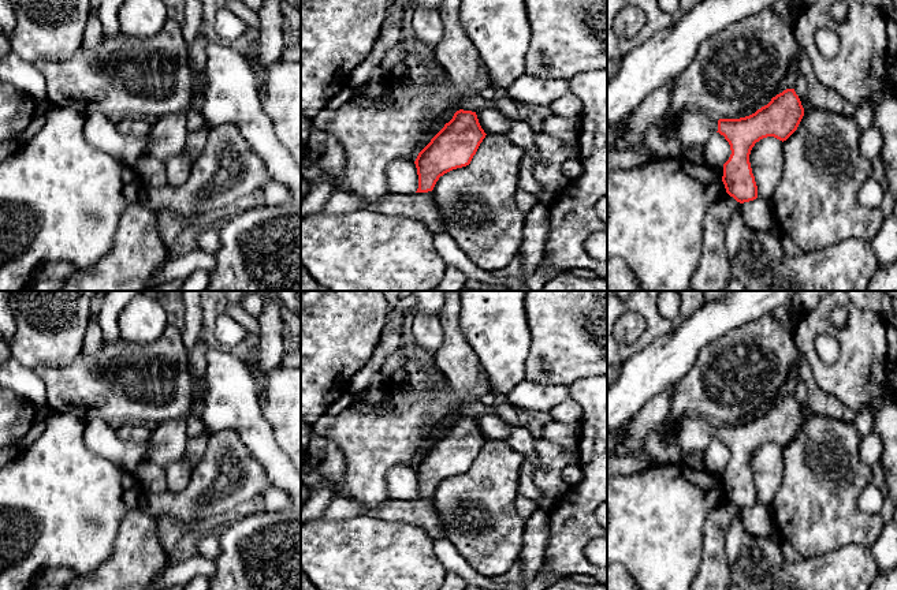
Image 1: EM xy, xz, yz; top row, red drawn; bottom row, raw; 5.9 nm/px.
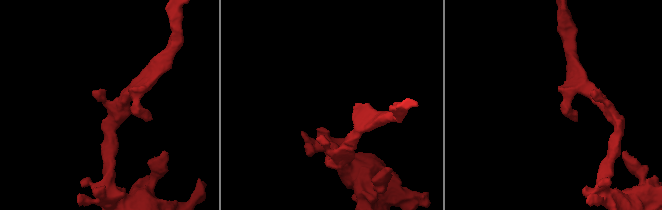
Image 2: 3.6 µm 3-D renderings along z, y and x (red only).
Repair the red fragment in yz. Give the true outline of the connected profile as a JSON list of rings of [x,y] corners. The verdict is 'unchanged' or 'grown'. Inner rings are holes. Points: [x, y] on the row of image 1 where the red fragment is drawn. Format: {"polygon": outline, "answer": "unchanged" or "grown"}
{"polygon": [[[786,89],[755,113],[740,119],[715,120],[701,111],[677,116],[670,127],[682,146],[701,145],[719,132],[730,145],[732,154],[723,164],[722,182],[726,193],[744,203],[758,198],[749,154],[756,142],[774,137],[786,141],[799,127],[804,108],[794,89]]], "answer": "grown"}

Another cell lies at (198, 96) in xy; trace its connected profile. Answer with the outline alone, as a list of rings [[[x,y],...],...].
[[[204,70],[200,72],[200,87],[191,93],[191,109],[201,111],[205,102],[205,76]]]

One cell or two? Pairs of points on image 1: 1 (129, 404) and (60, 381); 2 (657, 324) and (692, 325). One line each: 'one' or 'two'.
1: one
2: two

